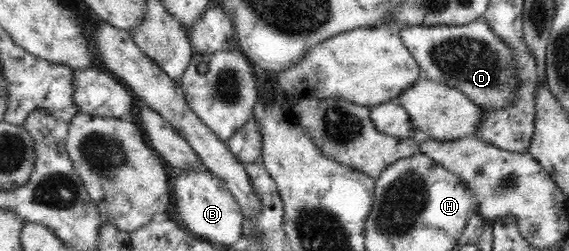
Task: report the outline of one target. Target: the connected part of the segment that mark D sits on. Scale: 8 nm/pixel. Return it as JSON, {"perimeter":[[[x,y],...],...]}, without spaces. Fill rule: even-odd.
{"perimeter":[[[481,18],[463,26],[405,25],[397,33],[402,38],[407,51],[417,61],[421,72],[428,79],[445,83],[451,88],[460,90],[465,96],[468,96],[475,104],[481,107],[498,109],[499,107],[506,107],[514,101],[520,80],[516,77],[513,51],[509,49],[504,40],[501,40],[492,32],[489,25]]]}

